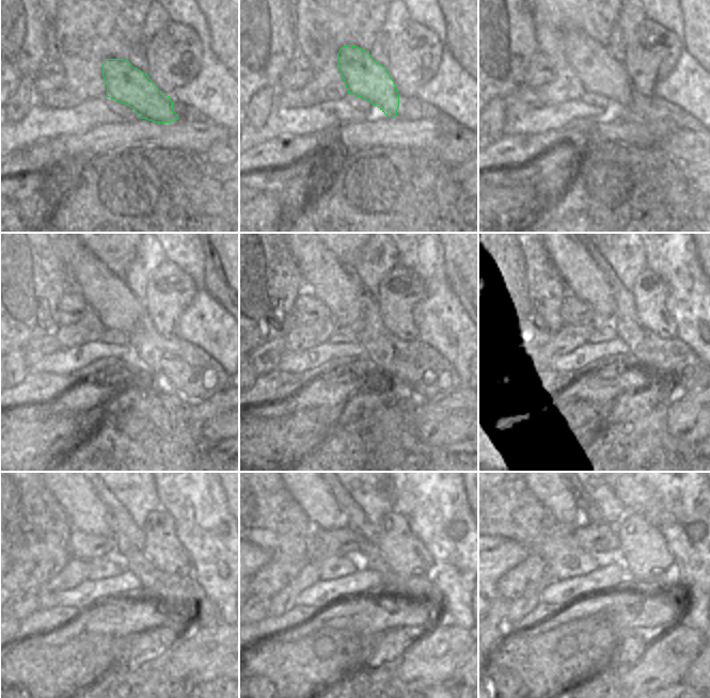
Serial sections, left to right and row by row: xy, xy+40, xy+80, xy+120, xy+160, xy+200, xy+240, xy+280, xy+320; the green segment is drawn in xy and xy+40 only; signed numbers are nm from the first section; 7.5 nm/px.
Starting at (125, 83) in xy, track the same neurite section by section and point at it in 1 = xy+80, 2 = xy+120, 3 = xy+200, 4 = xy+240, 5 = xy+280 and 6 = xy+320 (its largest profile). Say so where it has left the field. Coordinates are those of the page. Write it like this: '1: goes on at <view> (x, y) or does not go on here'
1: goes on at xy+80 (598, 72)
2: goes on at xy+120 (107, 295)
3: goes on at xy+200 (571, 254)
4: goes on at xy+240 (85, 511)
5: goes on at xy+280 (313, 494)
6: goes on at xy+320 (553, 493)

